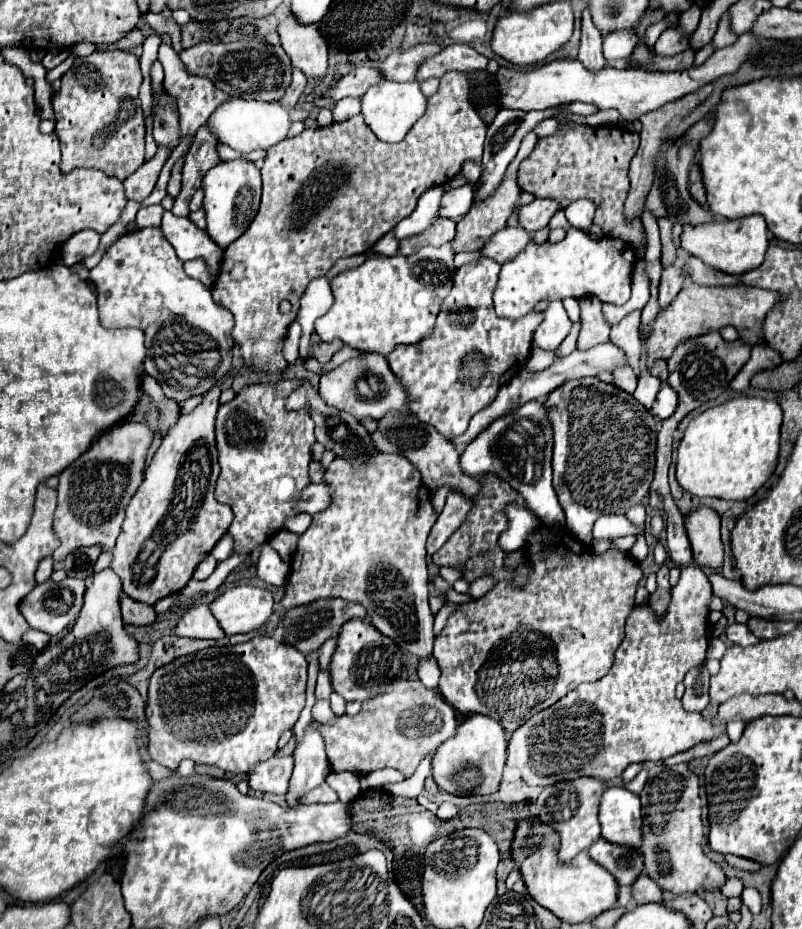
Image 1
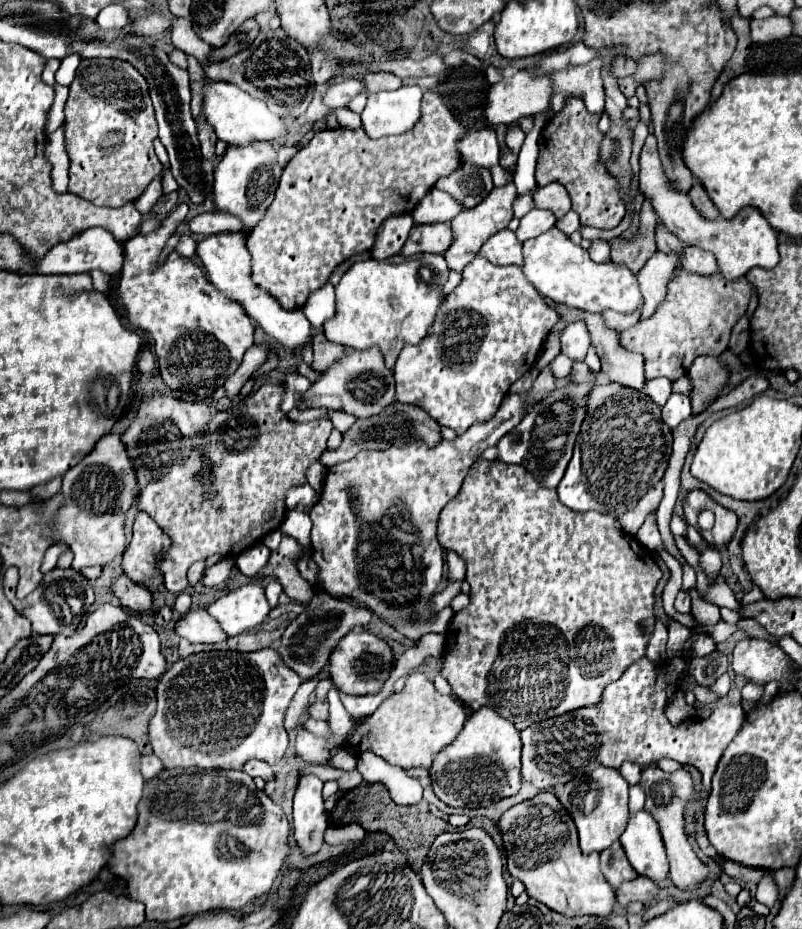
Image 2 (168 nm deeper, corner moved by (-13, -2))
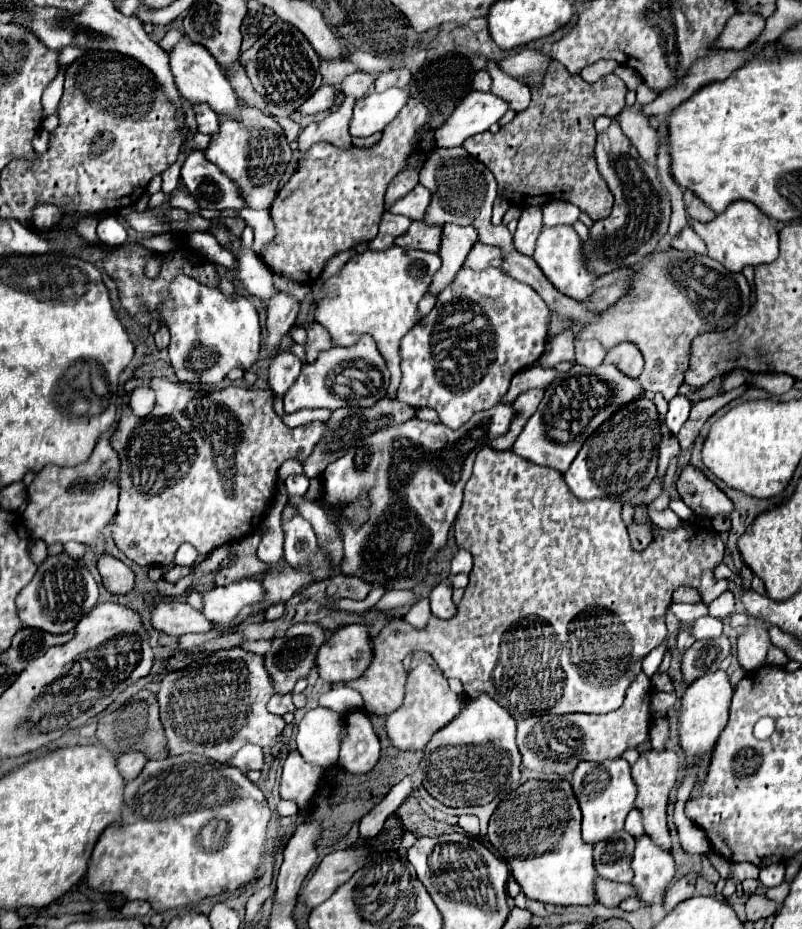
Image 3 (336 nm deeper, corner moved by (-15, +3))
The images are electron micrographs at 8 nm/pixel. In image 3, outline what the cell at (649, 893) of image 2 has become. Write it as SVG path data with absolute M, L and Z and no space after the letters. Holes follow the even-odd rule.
M600 877L596 879L596 899L606 907L618 907L630 895L636 895L636 887L632 883L616 883Z

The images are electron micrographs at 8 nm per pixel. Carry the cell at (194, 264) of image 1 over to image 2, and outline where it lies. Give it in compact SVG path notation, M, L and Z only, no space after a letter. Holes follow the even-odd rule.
M182 235L179 243L175 247L175 250L183 256L192 258L196 251L196 242L189 235Z

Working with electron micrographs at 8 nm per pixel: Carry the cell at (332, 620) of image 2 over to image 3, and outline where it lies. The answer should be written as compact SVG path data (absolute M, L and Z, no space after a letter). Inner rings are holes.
M296 623L286 629L284 637L272 639L272 647L264 655L264 663L268 673L272 675L276 693L290 693L298 679L308 677L312 667L316 667L318 649L324 645L326 639L328 639L328 631L318 623Z

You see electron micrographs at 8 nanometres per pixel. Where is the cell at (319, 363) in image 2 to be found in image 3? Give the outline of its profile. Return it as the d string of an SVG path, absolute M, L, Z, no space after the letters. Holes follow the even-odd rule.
M312 323L306 329L306 333L308 333L308 343L304 345L306 359L308 359L308 363L314 363L316 357L318 357L318 353L330 349L334 343L332 343L332 337L328 335L328 331L320 323Z

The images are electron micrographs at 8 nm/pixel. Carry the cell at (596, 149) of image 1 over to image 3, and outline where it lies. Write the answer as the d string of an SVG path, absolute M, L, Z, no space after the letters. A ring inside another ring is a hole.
M556 61L550 63L544 83L538 91L532 91L532 103L526 111L516 113L516 117L500 127L496 135L490 131L472 135L464 141L464 149L482 161L496 177L498 181L498 195L506 197L512 205L524 207L524 205L542 205L554 199L562 199L568 203L574 203L582 213L590 215L592 221L604 219L610 215L614 197L606 185L606 181L600 177L594 161L594 119L602 113L607 113L607 106L613 105L613 113L620 113L625 106L625 97L628 91L624 81L608 73L596 83L586 83L580 75L572 75Z

